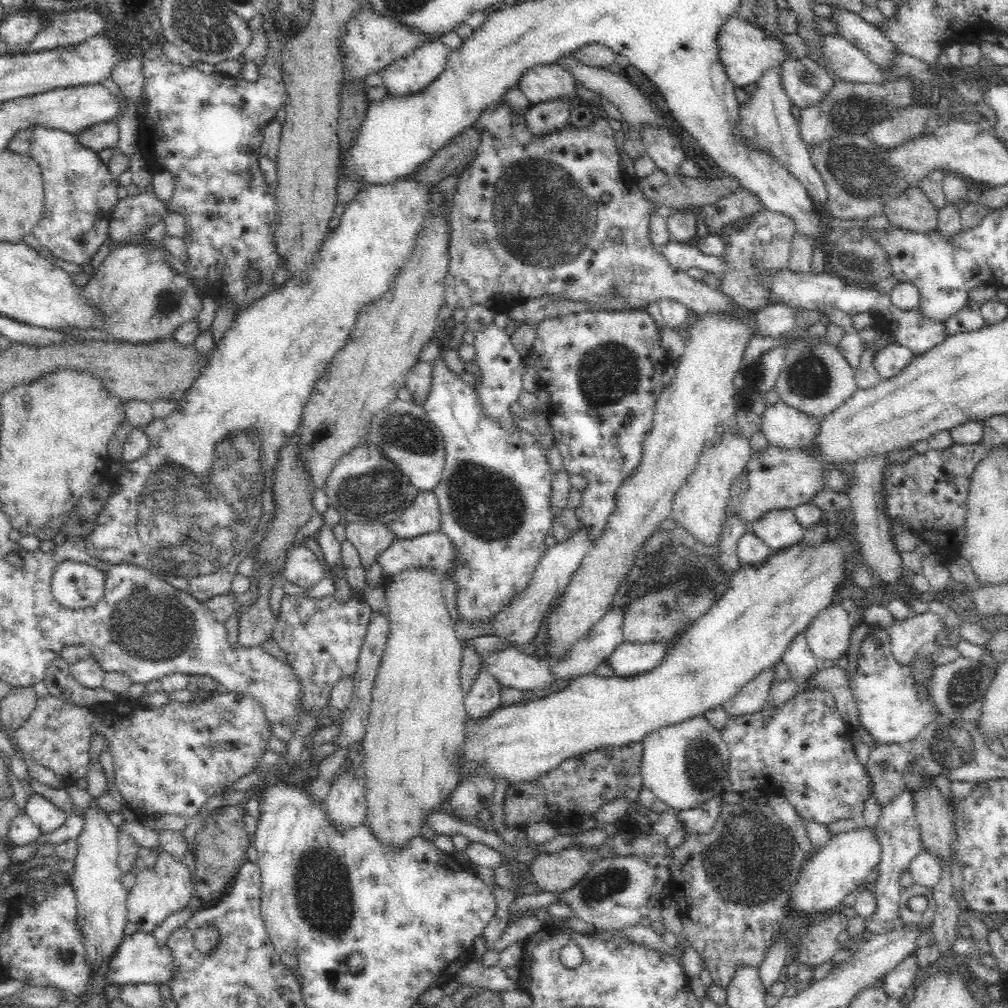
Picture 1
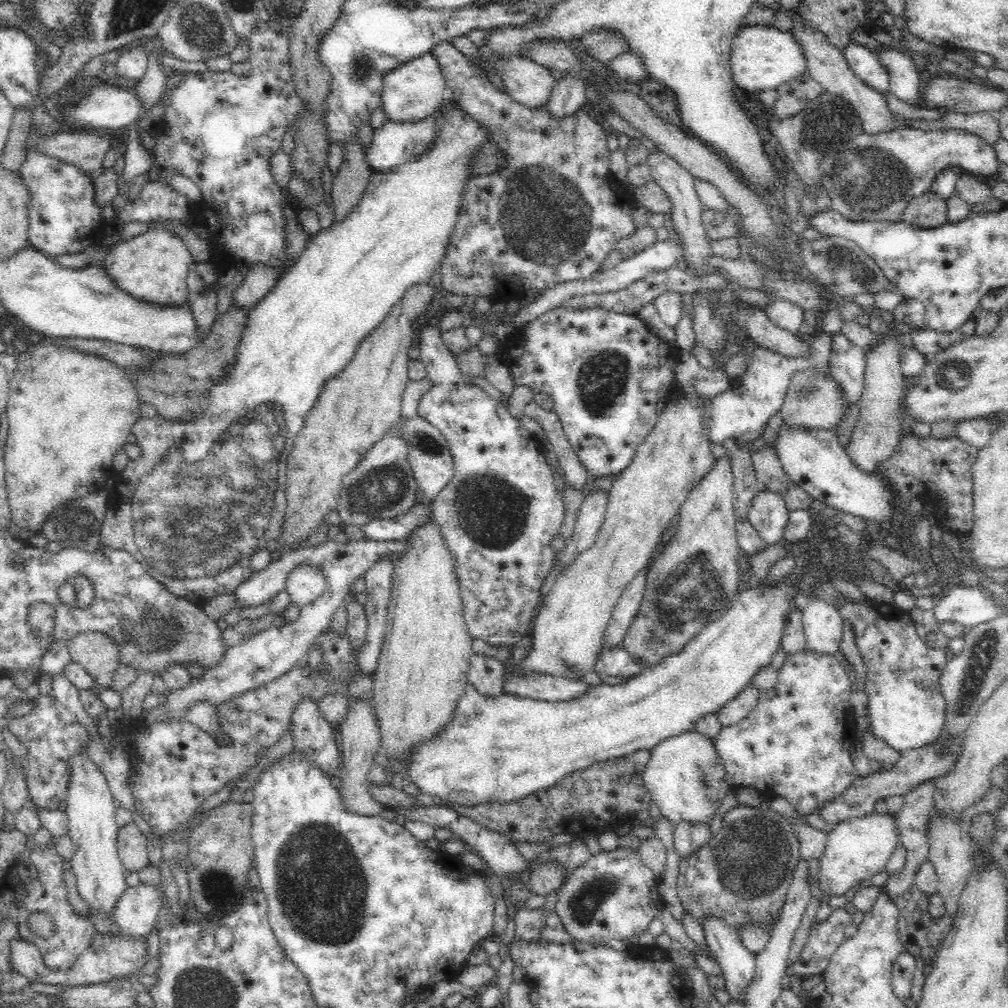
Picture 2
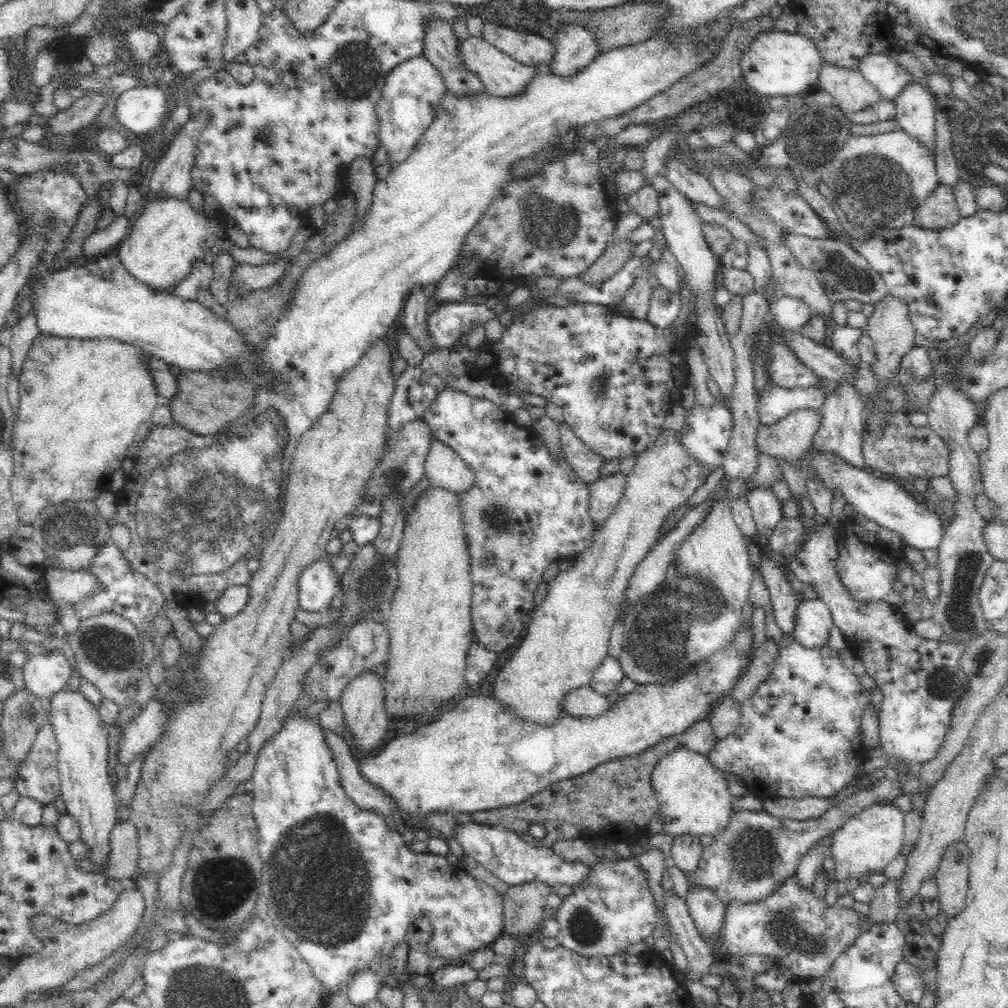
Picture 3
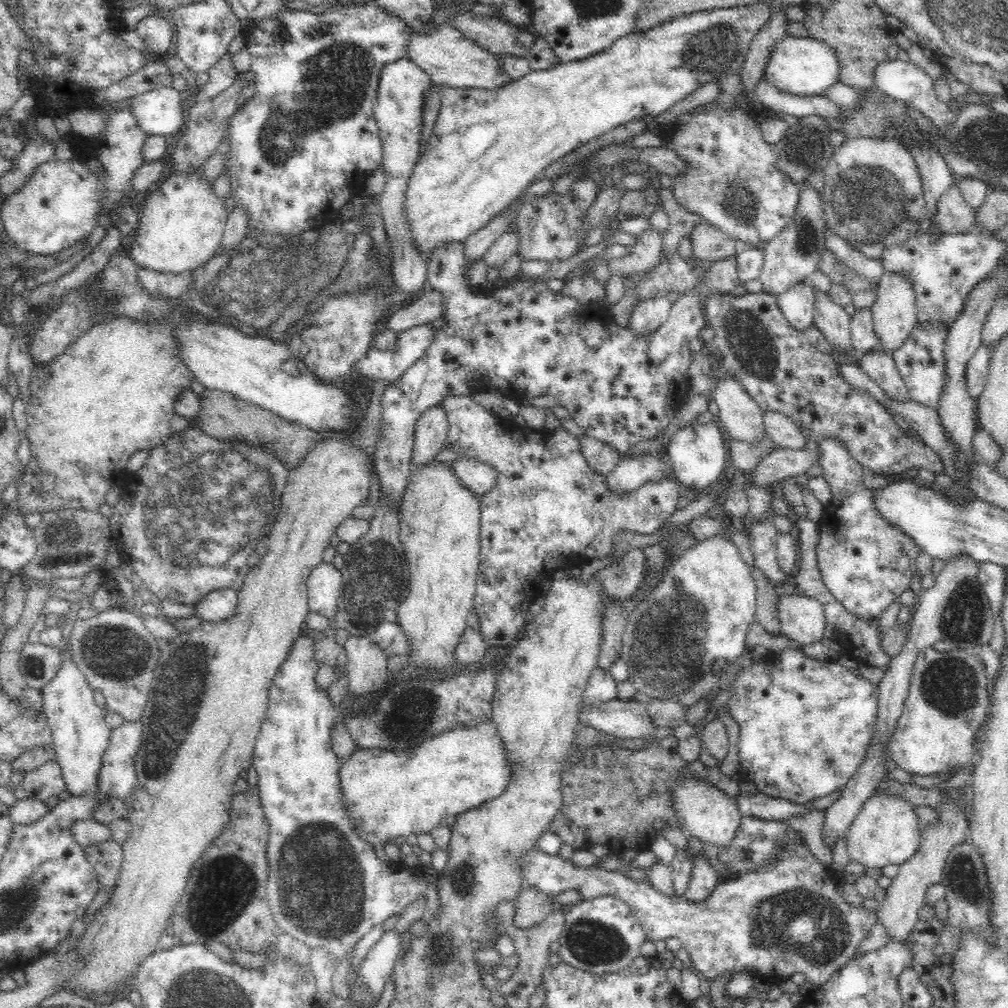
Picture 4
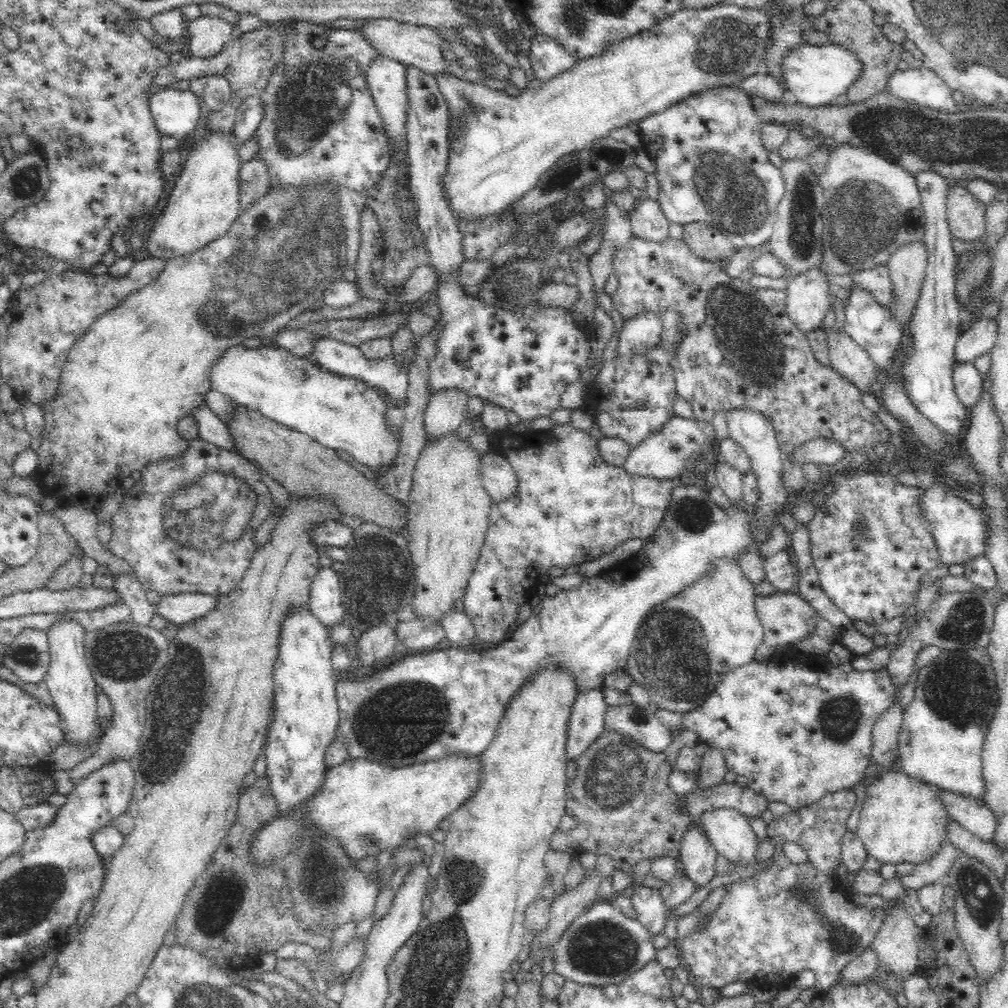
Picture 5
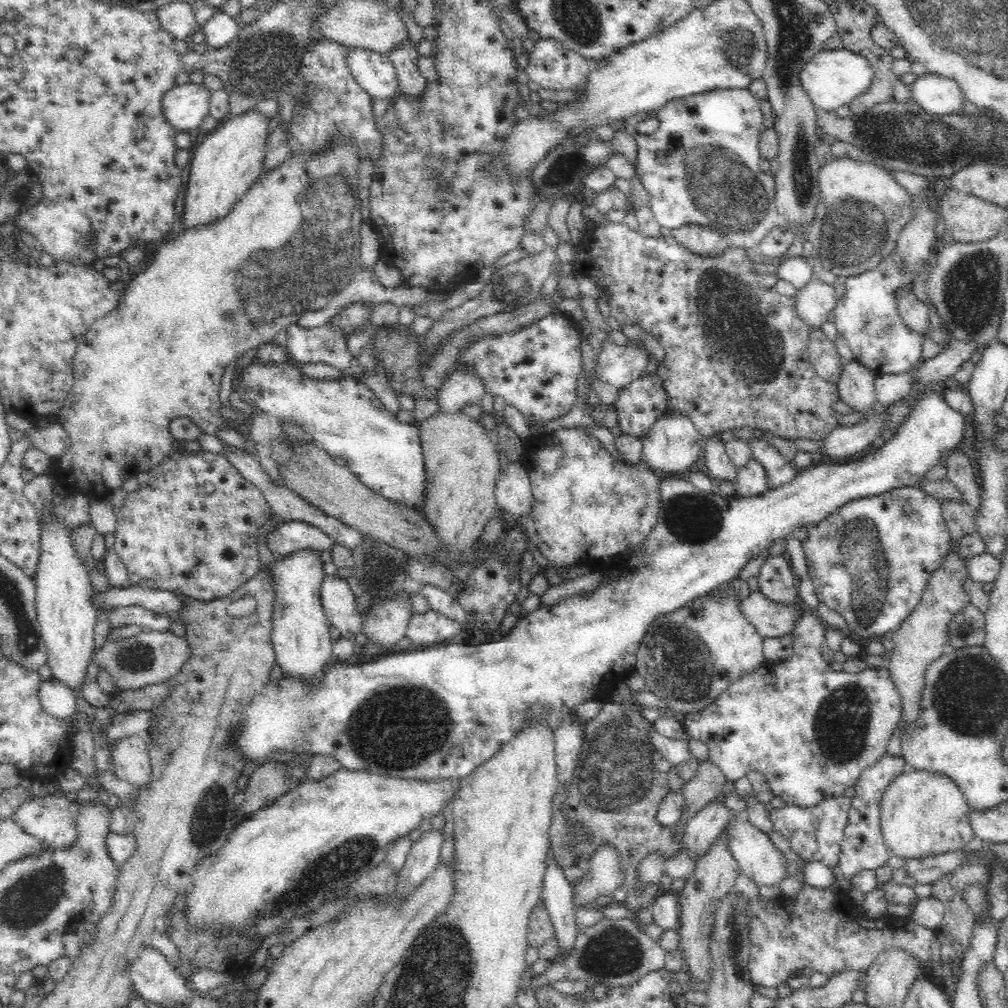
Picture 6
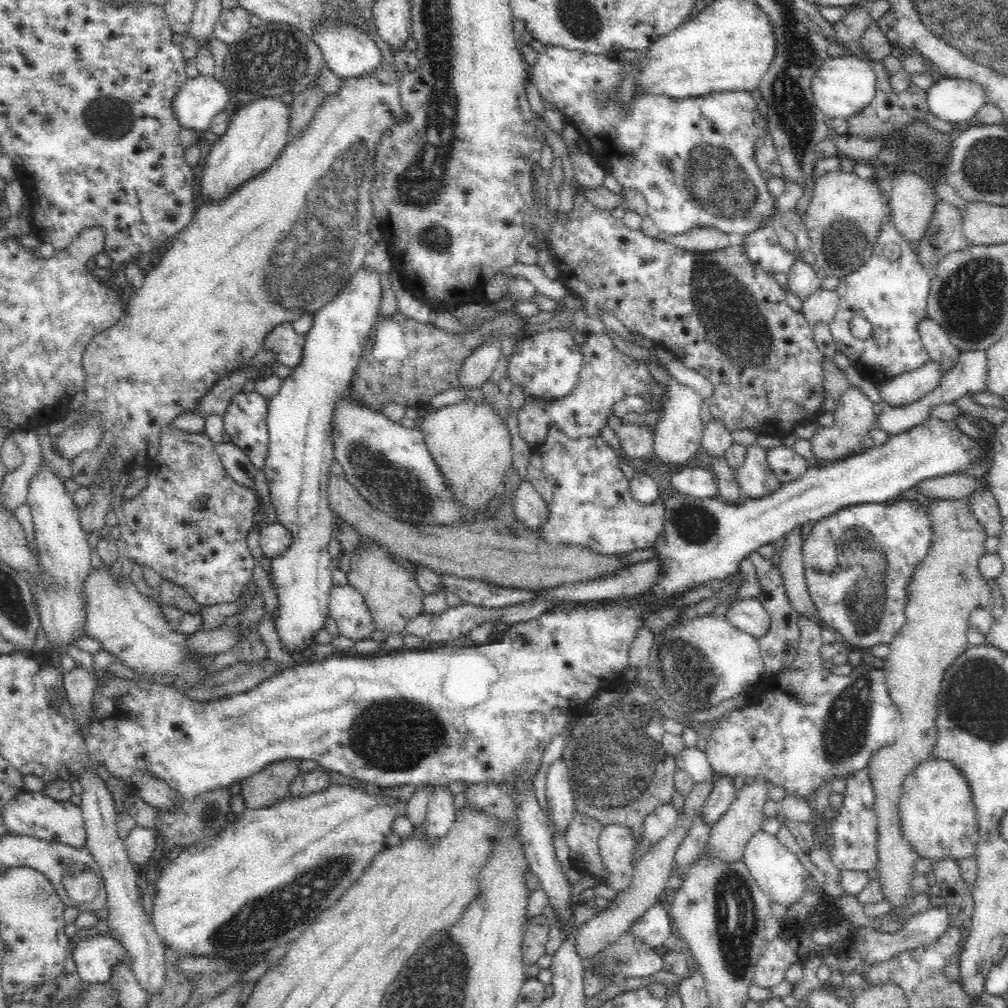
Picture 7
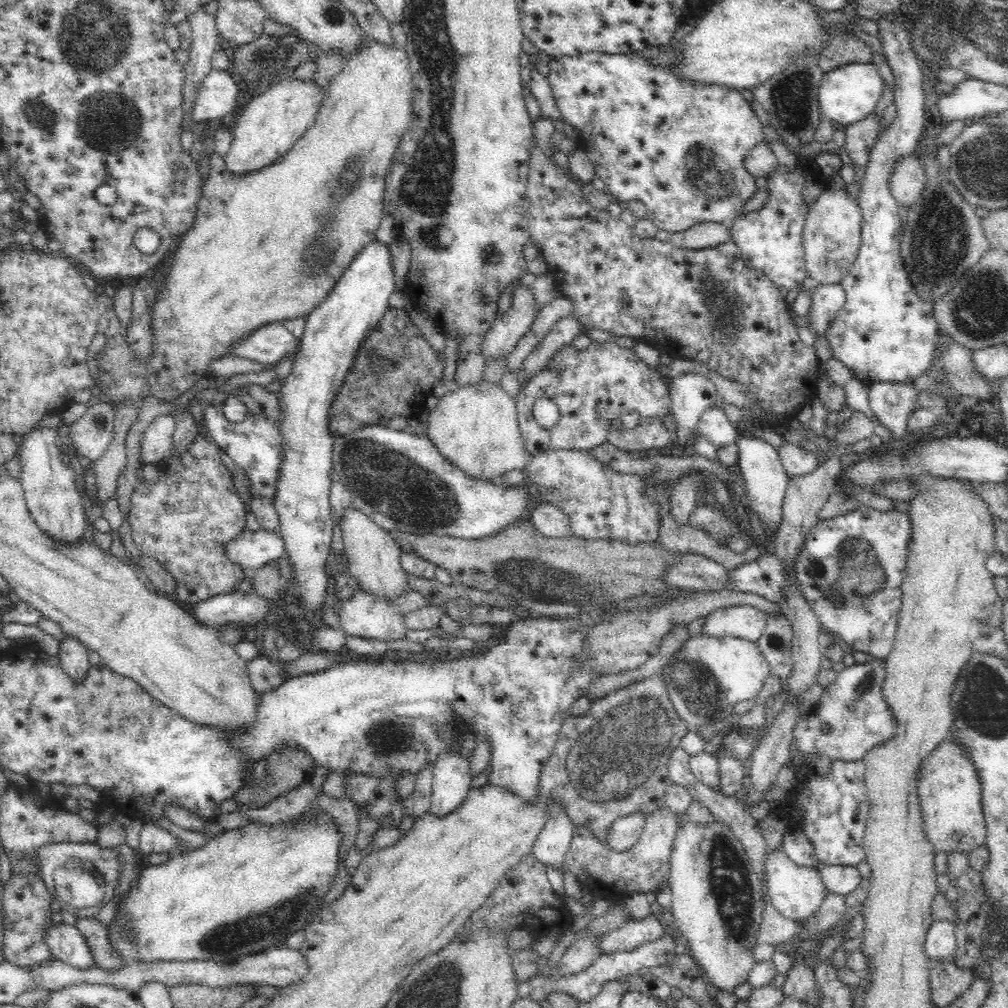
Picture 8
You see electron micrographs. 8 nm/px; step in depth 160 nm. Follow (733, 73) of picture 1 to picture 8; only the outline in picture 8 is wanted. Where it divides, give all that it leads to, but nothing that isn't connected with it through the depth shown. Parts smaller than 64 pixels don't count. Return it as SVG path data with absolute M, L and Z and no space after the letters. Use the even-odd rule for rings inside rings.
M850 62L825 72L821 80L817 99L819 100L821 116L831 122L849 125L865 119L874 112L885 84L876 67L868 62Z

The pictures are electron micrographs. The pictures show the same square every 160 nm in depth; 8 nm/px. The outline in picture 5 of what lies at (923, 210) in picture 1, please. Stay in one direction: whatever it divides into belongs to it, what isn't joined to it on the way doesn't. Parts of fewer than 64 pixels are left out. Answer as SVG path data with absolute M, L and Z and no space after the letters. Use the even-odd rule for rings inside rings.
M951 183L946 196L947 221L952 238L961 241L982 239L987 205L977 200L961 183Z

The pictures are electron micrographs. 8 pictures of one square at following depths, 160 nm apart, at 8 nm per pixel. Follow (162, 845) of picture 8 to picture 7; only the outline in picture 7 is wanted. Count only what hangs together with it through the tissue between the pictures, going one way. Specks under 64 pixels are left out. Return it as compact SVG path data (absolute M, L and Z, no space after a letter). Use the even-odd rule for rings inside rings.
M136 826L124 840L128 857L135 866L144 865L152 859L159 843L160 835L156 830L140 826Z

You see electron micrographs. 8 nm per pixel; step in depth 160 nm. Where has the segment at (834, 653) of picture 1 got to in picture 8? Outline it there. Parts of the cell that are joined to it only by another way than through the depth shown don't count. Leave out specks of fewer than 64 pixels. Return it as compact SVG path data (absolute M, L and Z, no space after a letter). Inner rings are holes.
M751 606L716 608L716 610L713 610L711 614L708 614L704 618L706 621L701 625L701 633L702 635L706 635L706 637L732 636L755 643L762 636L768 622L768 617L764 612Z

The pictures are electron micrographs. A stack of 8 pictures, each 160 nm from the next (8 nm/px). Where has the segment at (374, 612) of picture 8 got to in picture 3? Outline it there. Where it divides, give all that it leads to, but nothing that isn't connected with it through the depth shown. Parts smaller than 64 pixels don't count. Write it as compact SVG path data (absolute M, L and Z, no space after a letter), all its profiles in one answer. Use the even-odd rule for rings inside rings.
M327 557L307 566L299 578L299 608L317 613L329 610L332 600L341 591L339 578Z

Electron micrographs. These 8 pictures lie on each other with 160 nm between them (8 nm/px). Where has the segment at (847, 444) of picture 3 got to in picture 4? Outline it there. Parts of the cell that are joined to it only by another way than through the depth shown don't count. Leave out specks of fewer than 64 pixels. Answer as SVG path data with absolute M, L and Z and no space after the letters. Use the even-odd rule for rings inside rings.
M832 437L819 443L819 464L824 469L824 479L832 491L828 505L824 505L823 518L818 520L819 536L816 544L818 570L826 589L850 614L862 619L879 618L883 612L896 602L900 595L910 589L912 578L917 574L916 559L923 550L899 526L887 522L876 508L872 489L866 487L865 470L850 456L846 445Z

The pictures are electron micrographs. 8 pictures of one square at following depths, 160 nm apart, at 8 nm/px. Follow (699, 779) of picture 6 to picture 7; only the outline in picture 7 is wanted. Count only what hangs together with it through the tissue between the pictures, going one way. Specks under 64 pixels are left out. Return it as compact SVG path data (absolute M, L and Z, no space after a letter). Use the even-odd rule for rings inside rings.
M704 781L694 785L694 788L684 799L684 814L677 818L674 830L666 835L664 840L660 840L654 848L651 848L650 852L646 852L646 854L640 858L640 864L636 864L636 868L633 868L634 876L630 888L612 894L613 901L590 918L590 920L581 924L578 931L575 932L574 946L581 960L584 962L592 960L592 958L598 956L602 950L608 948L608 945L615 943L620 938L621 933L628 931L630 924L634 922L637 917L642 916L642 913L647 908L656 904L662 891L667 890L666 884L673 868L675 853L677 852L679 845L684 841L687 833L690 831L696 814L707 801L710 792L712 792L712 784L712 781Z

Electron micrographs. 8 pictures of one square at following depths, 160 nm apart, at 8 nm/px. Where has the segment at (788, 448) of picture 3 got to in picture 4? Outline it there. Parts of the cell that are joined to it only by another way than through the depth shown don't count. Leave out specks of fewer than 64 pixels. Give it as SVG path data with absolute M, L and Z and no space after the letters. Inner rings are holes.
M770 437L762 439L755 445L734 439L729 442L732 465L734 469L740 470L743 474L754 472L762 458L775 448Z

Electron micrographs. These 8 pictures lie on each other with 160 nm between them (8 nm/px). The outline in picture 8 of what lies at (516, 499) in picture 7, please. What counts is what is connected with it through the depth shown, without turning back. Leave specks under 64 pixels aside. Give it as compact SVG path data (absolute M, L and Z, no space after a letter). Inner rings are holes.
M536 503L529 512L528 520L534 528L548 538L572 537L571 520L554 503Z

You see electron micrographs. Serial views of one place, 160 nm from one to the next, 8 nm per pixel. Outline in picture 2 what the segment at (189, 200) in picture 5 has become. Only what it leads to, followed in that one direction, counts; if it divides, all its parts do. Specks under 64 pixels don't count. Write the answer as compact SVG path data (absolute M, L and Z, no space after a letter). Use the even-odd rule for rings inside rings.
M152 220L148 230L114 246L103 260L107 272L118 288L139 300L159 306L174 307L188 302L186 277L196 260L170 225L170 220Z

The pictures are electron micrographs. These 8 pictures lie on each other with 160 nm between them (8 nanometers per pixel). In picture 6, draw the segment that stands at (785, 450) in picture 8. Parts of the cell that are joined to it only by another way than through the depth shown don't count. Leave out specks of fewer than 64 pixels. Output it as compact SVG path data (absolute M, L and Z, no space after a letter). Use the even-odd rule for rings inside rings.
M758 439L749 444L753 457L762 464L768 475L769 489L779 488L791 482L798 474L799 469L794 462L786 458L766 439Z

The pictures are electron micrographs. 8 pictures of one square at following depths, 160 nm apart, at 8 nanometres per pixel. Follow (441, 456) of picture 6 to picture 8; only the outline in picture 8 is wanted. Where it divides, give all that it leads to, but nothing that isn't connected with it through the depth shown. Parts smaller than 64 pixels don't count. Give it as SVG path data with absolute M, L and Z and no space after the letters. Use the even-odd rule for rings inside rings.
M481 379L476 385L459 387L439 399L436 408L428 412L427 437L466 475L476 479L499 478L505 472L525 470L532 460L519 429L517 410L515 398L502 386Z

